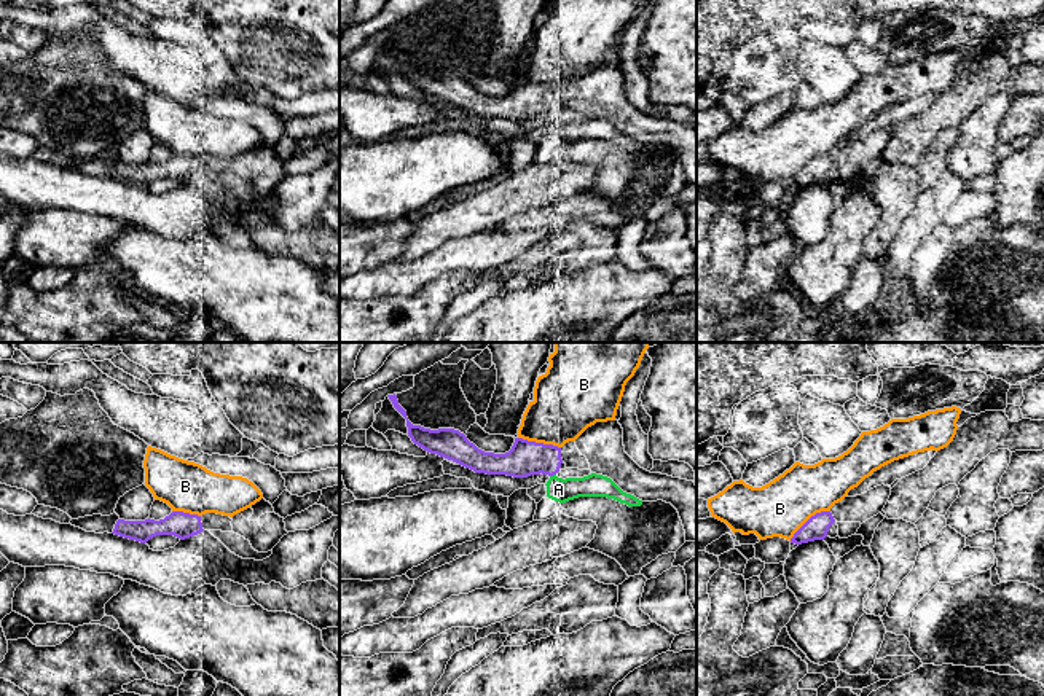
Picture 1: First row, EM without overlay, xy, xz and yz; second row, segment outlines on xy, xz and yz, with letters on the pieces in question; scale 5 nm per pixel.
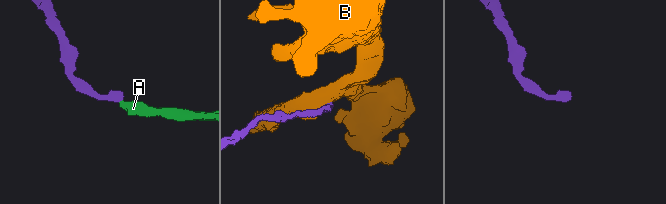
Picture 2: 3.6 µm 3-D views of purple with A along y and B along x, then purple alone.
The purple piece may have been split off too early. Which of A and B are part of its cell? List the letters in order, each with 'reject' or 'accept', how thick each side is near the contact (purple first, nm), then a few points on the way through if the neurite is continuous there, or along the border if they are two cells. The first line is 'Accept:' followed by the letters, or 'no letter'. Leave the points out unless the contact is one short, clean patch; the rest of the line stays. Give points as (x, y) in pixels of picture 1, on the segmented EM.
Accept: no letter
A: reject; 180 nm thick on the purple side, 120 nm on the other
B: reject; 120 nm thick on the purple side, 280 nm on the other

